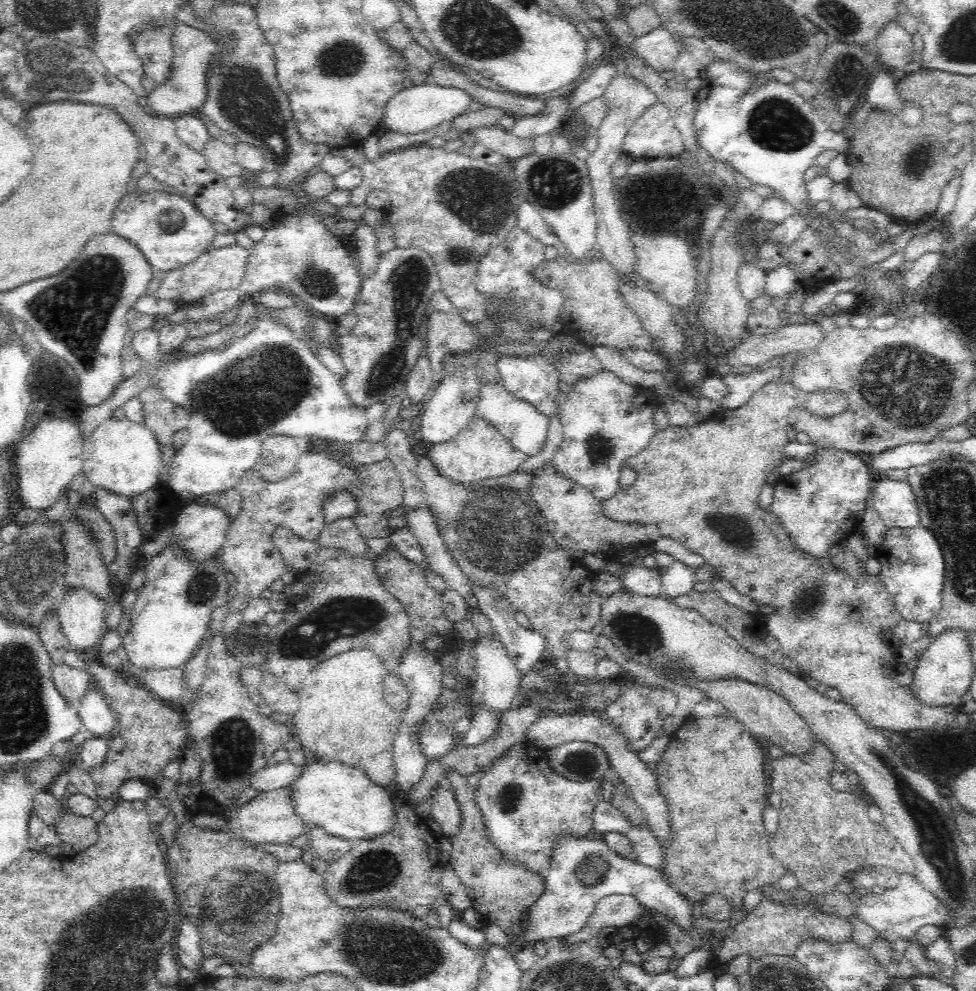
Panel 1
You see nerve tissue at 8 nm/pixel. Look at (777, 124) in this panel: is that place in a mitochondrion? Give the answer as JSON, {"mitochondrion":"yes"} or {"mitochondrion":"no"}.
{"mitochondrion":"yes"}

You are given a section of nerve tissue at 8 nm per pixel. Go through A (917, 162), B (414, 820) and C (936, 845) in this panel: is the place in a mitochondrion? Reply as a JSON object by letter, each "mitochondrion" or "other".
{"A":"mitochondrion","B":"other","C":"mitochondrion"}

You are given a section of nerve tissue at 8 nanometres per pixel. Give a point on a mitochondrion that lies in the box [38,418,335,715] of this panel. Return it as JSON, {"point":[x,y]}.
{"point":[203,586]}

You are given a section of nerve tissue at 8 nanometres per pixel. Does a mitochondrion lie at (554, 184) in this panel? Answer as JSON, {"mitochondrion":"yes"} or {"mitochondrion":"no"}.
{"mitochondrion":"yes"}

